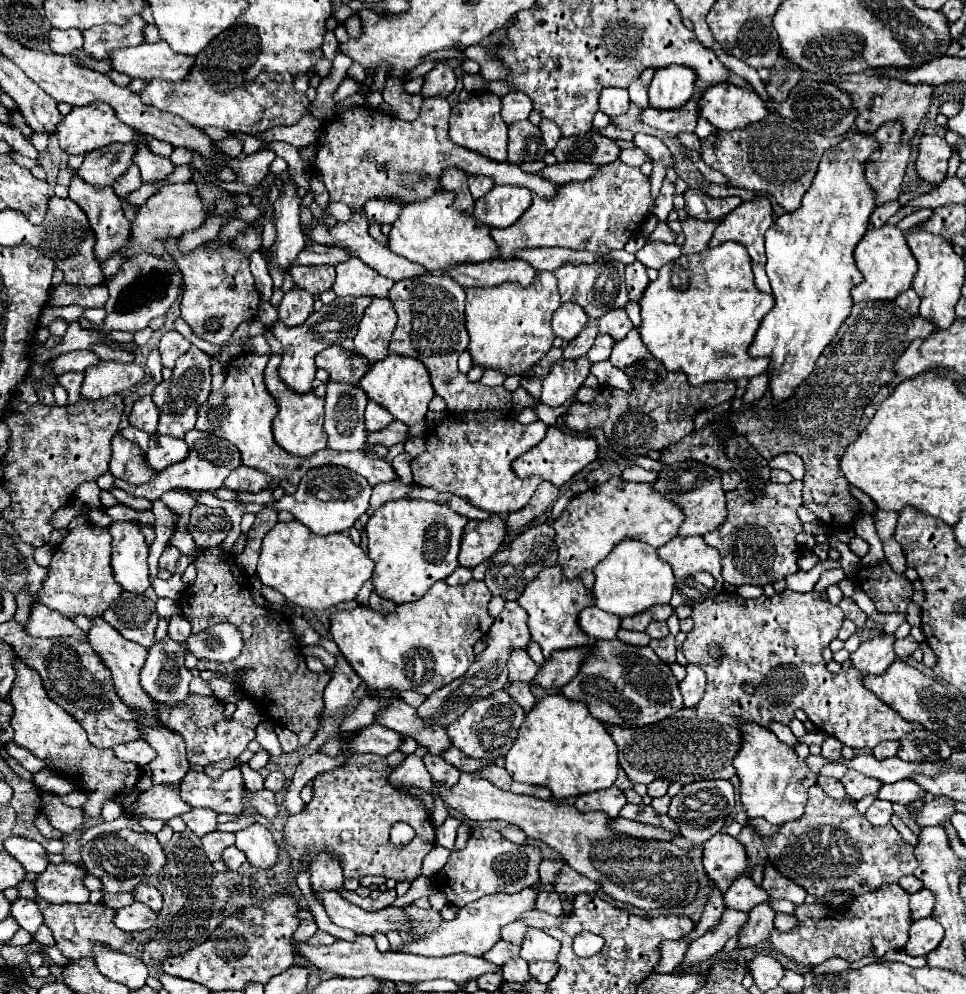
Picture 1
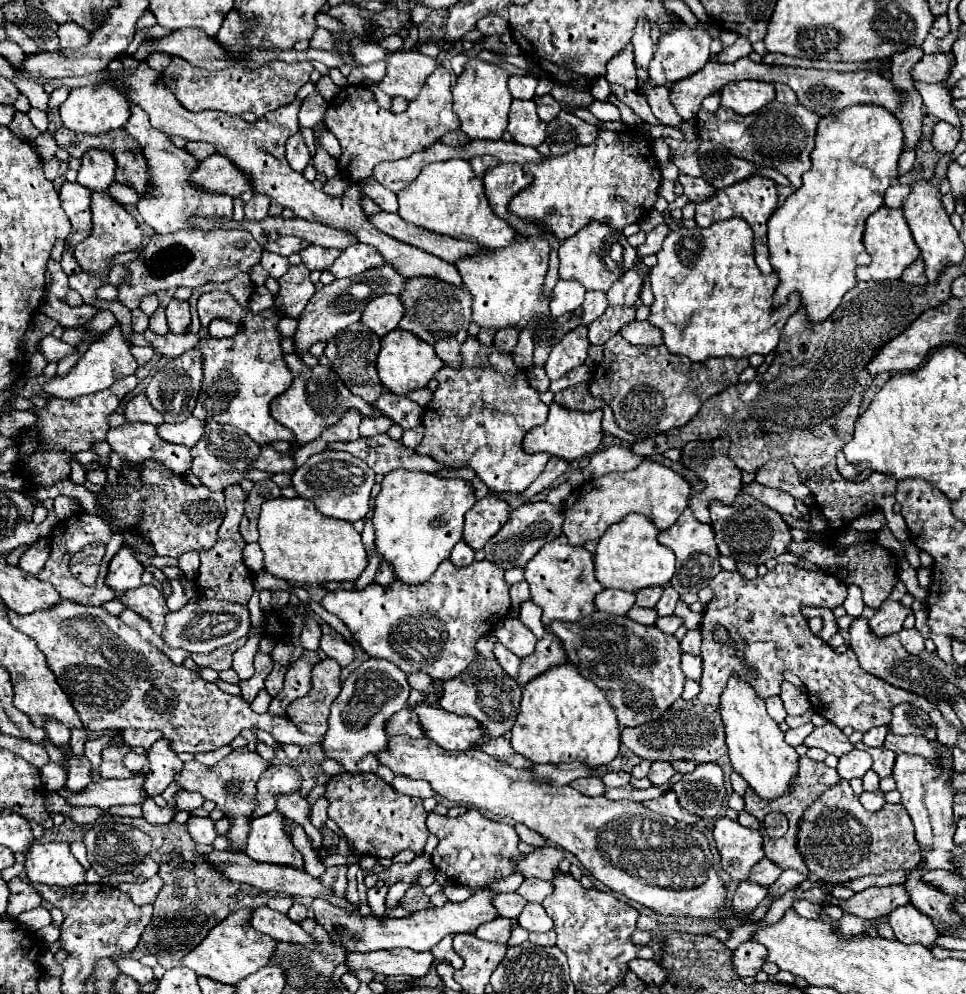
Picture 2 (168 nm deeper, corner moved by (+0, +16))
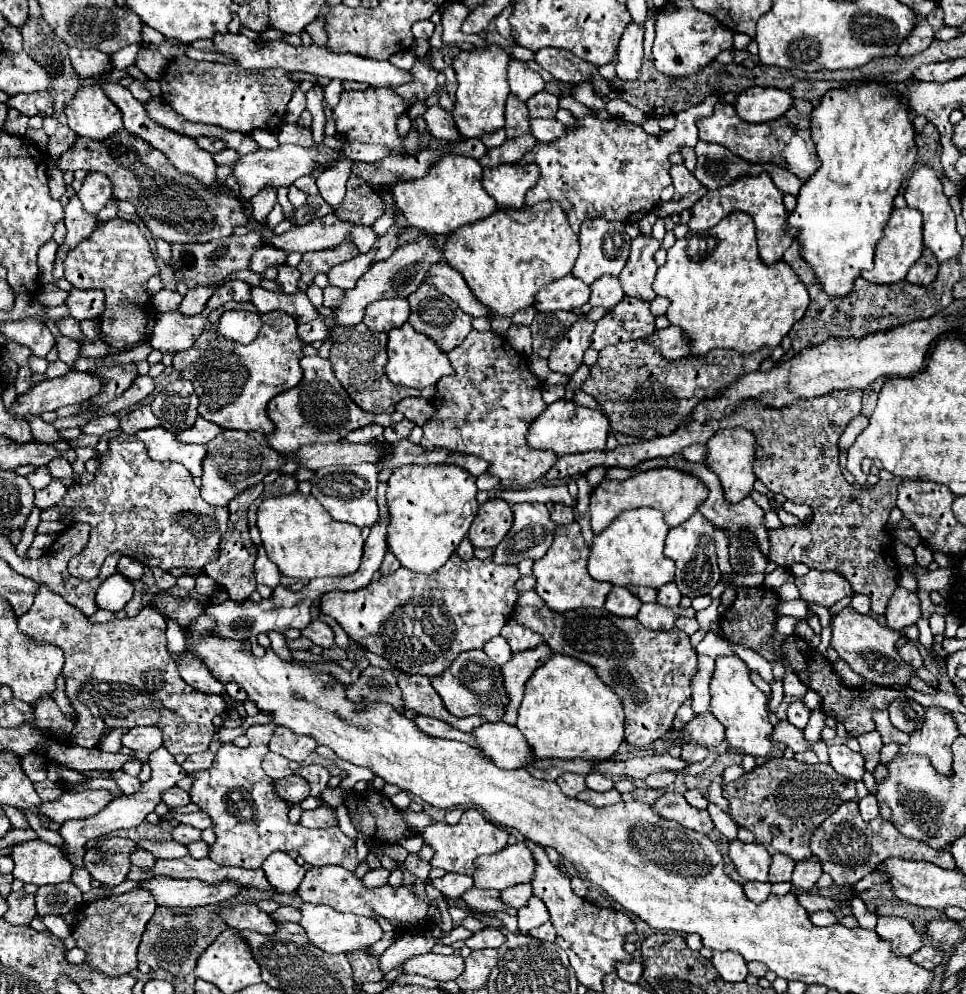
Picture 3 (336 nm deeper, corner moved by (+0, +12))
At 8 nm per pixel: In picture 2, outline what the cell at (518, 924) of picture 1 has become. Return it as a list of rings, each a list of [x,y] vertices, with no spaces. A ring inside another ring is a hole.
[[[495,918],[491,922],[485,922],[481,924],[481,928],[477,928],[475,936],[481,938],[481,940],[489,940],[489,942],[501,942],[501,944],[507,944],[509,936],[511,936],[511,928],[513,924],[517,924],[515,920],[509,920],[509,918]]]

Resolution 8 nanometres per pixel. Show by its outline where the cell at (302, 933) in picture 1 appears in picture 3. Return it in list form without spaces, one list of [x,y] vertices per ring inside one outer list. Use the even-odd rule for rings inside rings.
[[[281,906],[277,912],[273,912],[277,922],[299,922],[301,920],[301,912],[293,906]]]

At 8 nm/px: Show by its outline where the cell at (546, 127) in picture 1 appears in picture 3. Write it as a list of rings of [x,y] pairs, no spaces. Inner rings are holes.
[[[547,90],[533,96],[533,100],[527,100],[529,116],[531,118],[553,118],[559,110],[559,98]]]

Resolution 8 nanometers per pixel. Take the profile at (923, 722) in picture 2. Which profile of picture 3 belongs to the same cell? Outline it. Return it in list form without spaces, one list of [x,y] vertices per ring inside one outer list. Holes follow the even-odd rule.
[[[895,700],[887,710],[889,710],[891,722],[895,724],[897,730],[901,730],[905,734],[913,734],[913,732],[917,732],[917,728],[921,730],[923,720],[925,720],[925,708],[919,706],[917,702]]]

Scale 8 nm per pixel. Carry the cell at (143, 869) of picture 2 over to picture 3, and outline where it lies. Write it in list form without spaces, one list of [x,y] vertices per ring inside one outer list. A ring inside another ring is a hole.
[[[137,848],[137,852],[133,852],[133,856],[131,856],[131,862],[133,862],[137,868],[153,868],[155,858],[153,858],[151,852],[147,852],[147,850],[143,850],[143,848]]]

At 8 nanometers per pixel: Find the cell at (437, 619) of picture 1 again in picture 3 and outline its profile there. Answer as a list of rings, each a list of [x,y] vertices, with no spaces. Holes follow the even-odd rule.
[[[453,554],[433,576],[417,576],[417,572],[407,572],[399,568],[391,576],[383,576],[373,580],[367,588],[355,592],[327,592],[321,596],[321,612],[335,618],[351,640],[383,656],[393,668],[405,674],[421,674],[421,676],[441,676],[453,660],[467,650],[483,648],[487,640],[497,636],[503,624],[511,618],[517,604],[515,582],[519,578],[517,566],[511,564],[493,564],[491,560],[461,560]]]

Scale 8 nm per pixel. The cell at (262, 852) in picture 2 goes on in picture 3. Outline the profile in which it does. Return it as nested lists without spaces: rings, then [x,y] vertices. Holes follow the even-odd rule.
[[[273,852],[267,856],[265,864],[261,866],[263,872],[267,874],[267,880],[277,892],[291,894],[297,890],[297,886],[305,878],[305,868],[299,866],[289,854],[285,852]]]

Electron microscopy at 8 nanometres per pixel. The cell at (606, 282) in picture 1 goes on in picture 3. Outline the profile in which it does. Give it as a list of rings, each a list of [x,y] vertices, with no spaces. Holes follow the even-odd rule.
[[[593,218],[593,220],[585,220],[585,224],[581,226],[579,246],[581,246],[581,252],[579,252],[579,258],[577,258],[571,274],[575,278],[581,278],[585,284],[593,284],[595,280],[599,280],[605,274],[617,276],[623,270],[623,266],[629,258],[631,238],[625,232],[625,224],[609,222],[605,218]]]

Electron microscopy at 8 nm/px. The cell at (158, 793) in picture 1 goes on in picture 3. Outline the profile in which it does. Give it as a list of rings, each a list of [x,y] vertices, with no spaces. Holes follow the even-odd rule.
[[[85,790],[79,794],[63,792],[55,802],[41,802],[41,812],[51,820],[63,824],[71,818],[89,818],[103,810],[113,800],[109,790]]]

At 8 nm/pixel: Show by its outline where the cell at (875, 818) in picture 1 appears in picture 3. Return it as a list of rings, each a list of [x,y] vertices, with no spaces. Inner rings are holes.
[[[867,794],[865,798],[859,800],[859,810],[861,810],[861,816],[869,822],[879,816],[879,800],[873,794]]]

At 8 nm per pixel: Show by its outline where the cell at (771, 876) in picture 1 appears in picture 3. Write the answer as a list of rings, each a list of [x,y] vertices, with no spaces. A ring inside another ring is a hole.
[[[787,758],[769,760],[769,764],[739,776],[725,786],[723,796],[731,804],[731,818],[737,824],[751,824],[755,842],[763,844],[771,856],[785,854],[795,862],[803,862],[811,856],[809,836],[825,816],[831,816],[837,810],[837,804],[859,800],[855,782],[837,776],[829,764],[803,764]],[[769,826],[779,826],[781,834],[771,834]]]

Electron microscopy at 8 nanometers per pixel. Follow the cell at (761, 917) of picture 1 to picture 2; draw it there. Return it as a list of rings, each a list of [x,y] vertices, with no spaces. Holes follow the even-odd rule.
[[[785,870],[781,876],[779,876],[779,880],[773,884],[773,886],[769,886],[769,892],[775,892],[775,894],[779,894],[779,896],[783,896],[787,890],[791,890],[791,888],[797,888],[801,882],[805,882],[809,876],[805,876],[805,874],[799,874],[799,872],[793,872],[793,870]]]

